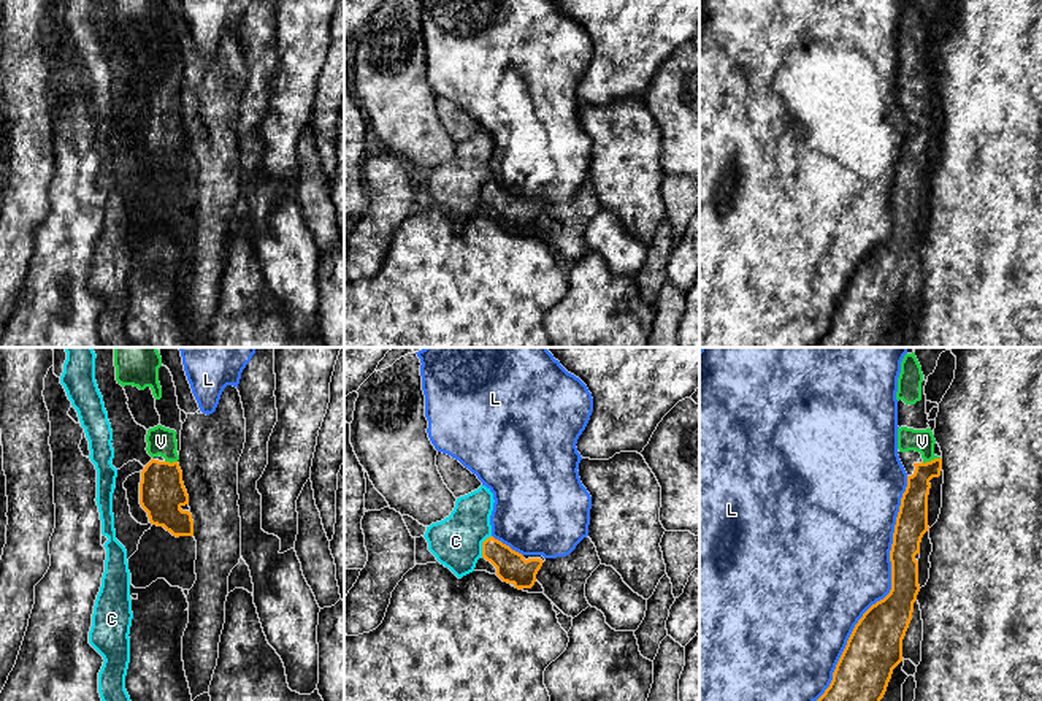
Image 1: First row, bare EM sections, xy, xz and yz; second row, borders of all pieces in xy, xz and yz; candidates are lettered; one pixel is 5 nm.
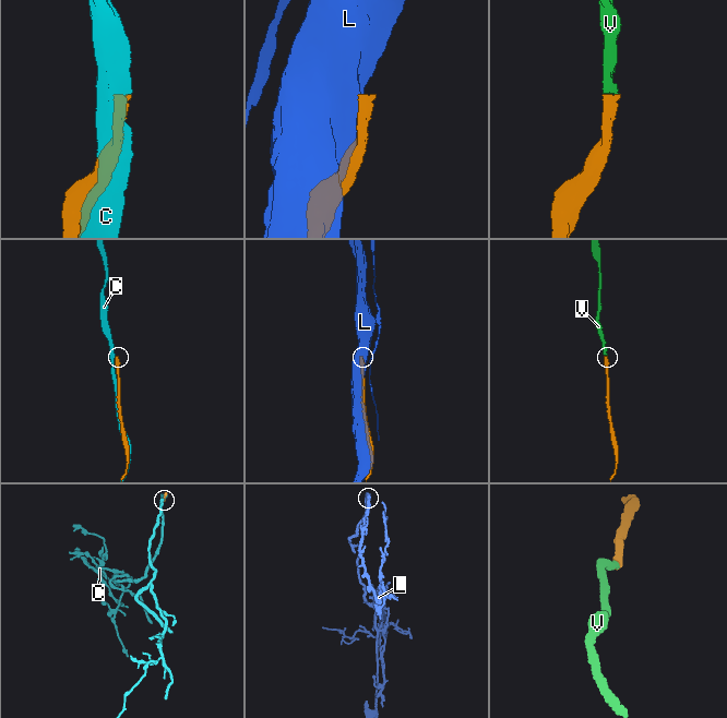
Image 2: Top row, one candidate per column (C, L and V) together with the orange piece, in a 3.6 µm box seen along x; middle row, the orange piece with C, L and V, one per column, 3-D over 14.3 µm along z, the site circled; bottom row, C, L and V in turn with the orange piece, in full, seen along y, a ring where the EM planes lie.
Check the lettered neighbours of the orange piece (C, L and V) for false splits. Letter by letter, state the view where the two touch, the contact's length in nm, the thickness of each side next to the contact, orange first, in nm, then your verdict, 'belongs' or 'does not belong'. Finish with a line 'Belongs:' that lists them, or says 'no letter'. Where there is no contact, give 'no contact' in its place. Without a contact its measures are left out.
C: contact in xz; length 130 nm; calibres 160 and 260 nm; does not belong
L: contact in yz; length 1200 nm; calibres 260 and 440 nm; does not belong
V: contact in yz; length 100 nm; calibres 140 and 120 nm; belongs
Belongs: V

